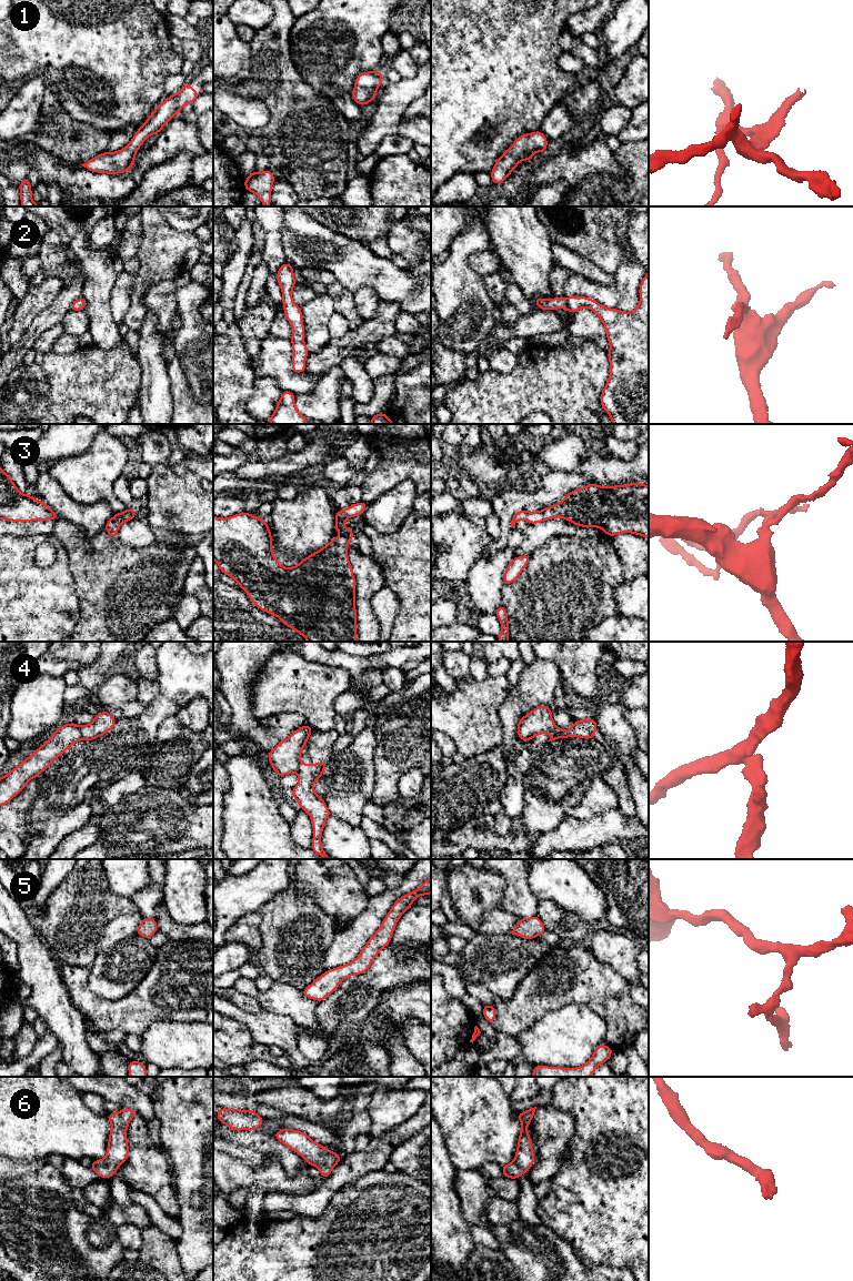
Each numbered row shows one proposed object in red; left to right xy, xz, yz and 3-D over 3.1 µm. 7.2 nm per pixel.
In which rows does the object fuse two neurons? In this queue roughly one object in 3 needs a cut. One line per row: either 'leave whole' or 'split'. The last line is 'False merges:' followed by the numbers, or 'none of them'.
1: leave whole
2: leave whole
3: leave whole
4: split
5: leave whole
6: leave whole
False merges: 4

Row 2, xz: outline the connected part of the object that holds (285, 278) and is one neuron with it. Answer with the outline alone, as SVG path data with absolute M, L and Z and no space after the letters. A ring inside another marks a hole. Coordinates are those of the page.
M285 262L277 272L277 281L282 291L284 316L293 329L293 334L290 337L292 342L292 371L294 373L303 373L309 351L304 343L302 311L292 300L292 290L295 285L293 265Z

